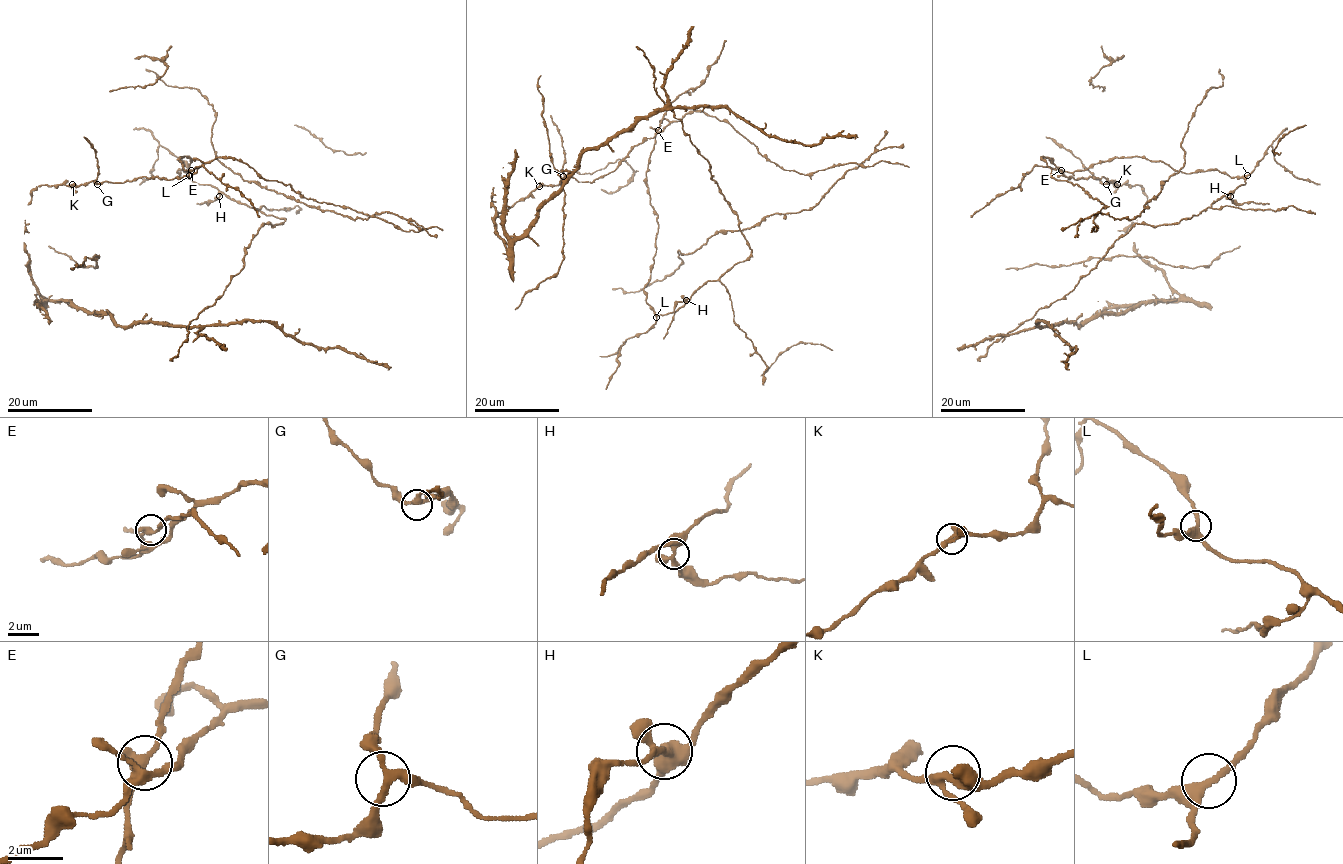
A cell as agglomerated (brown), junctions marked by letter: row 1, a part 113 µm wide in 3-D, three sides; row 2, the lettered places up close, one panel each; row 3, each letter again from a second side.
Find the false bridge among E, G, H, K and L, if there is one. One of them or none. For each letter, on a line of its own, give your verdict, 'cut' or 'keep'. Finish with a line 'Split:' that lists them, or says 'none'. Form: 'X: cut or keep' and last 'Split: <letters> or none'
E: keep
G: keep
H: cut
K: keep
L: keep
Split: H

